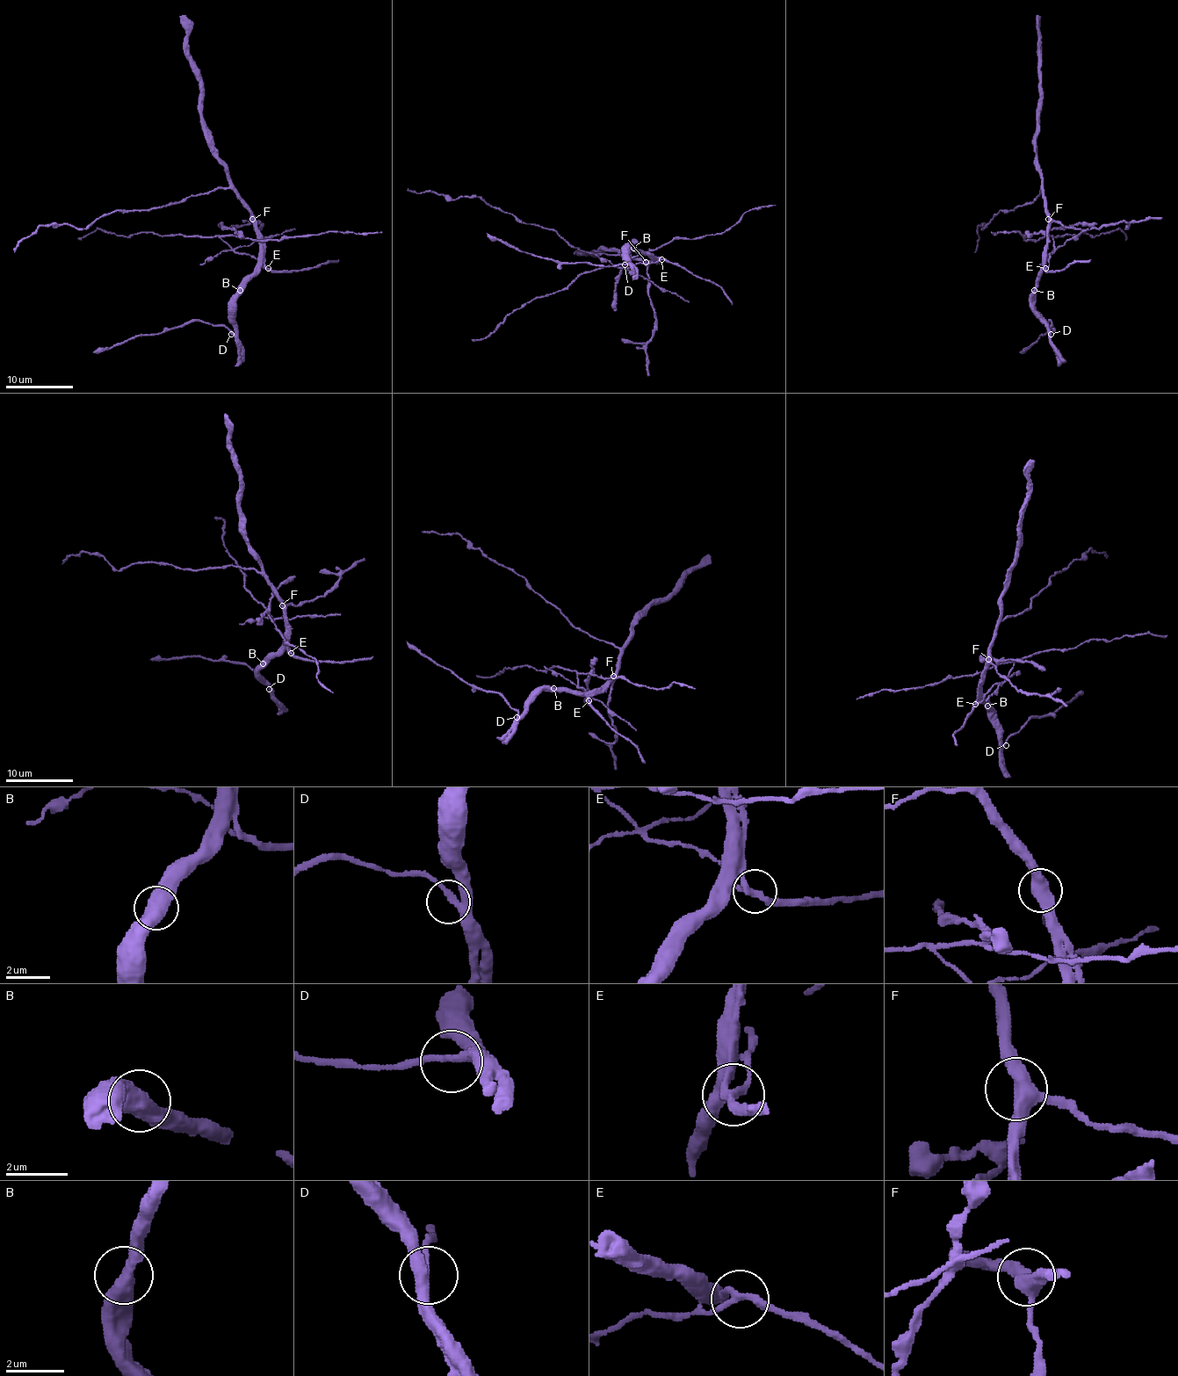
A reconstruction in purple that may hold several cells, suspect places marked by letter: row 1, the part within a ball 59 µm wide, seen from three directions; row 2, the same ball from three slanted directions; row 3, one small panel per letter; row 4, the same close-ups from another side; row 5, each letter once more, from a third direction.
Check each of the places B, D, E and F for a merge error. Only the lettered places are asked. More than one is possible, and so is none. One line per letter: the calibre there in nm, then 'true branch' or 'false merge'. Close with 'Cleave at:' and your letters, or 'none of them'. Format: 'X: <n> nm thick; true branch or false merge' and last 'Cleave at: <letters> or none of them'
B: 550 nm thick; true branch
D: 240 nm thick; true branch
E: 240 nm thick; false merge
F: 440 nm thick; true branch
Cleave at: E

